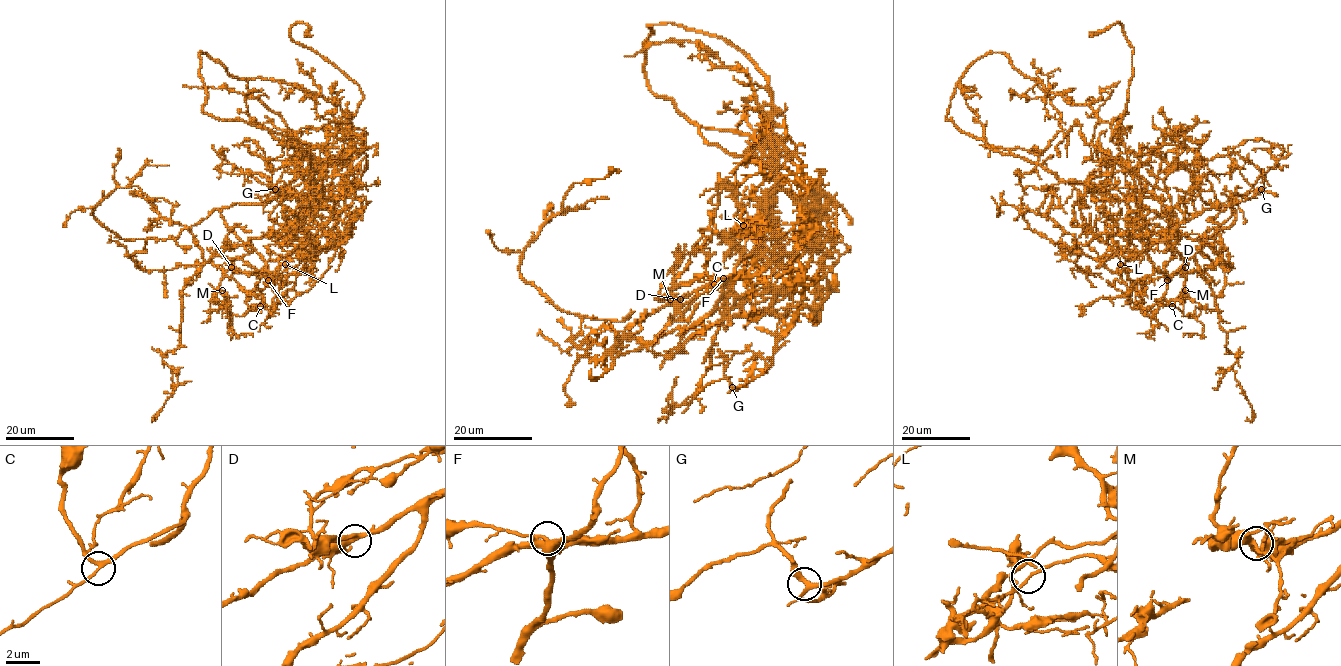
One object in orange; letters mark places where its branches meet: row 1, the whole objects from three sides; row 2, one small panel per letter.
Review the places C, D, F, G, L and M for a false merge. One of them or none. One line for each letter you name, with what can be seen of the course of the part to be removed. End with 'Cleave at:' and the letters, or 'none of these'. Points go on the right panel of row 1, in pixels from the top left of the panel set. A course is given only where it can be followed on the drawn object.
L: course (1120, 264), (1133, 244), (1091, 191), (1038, 162), (1061, 130), (1037, 78), (1097, 117), (1089, 160)
Cleave at: L

